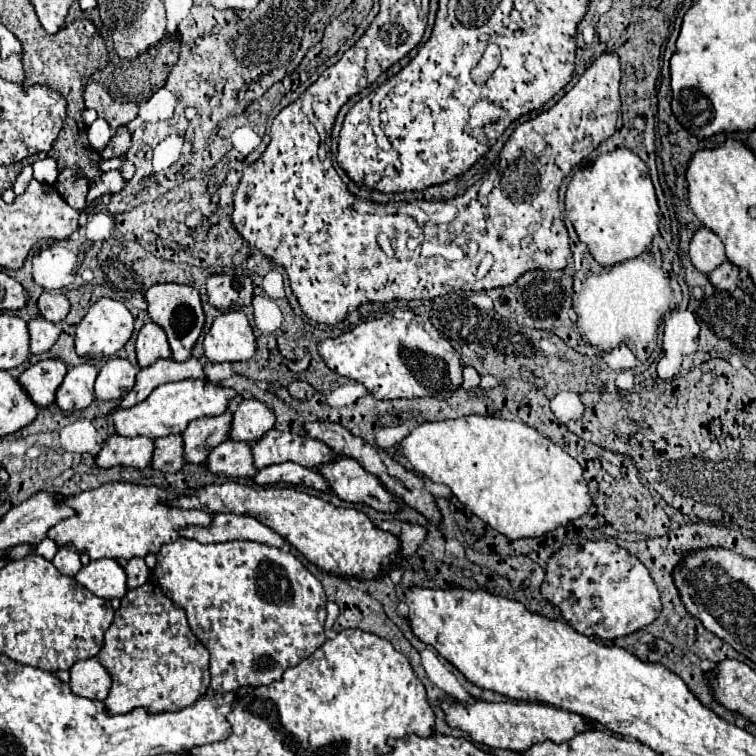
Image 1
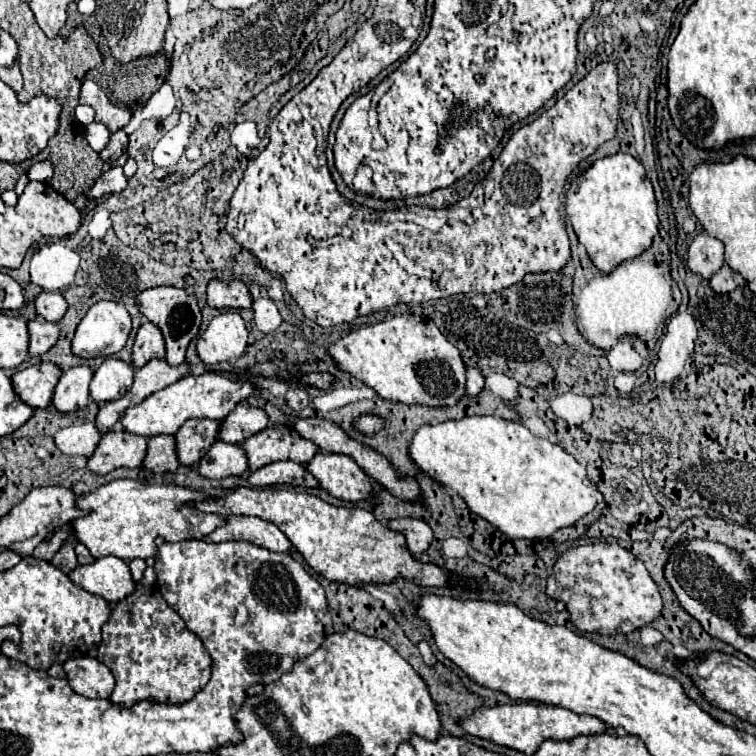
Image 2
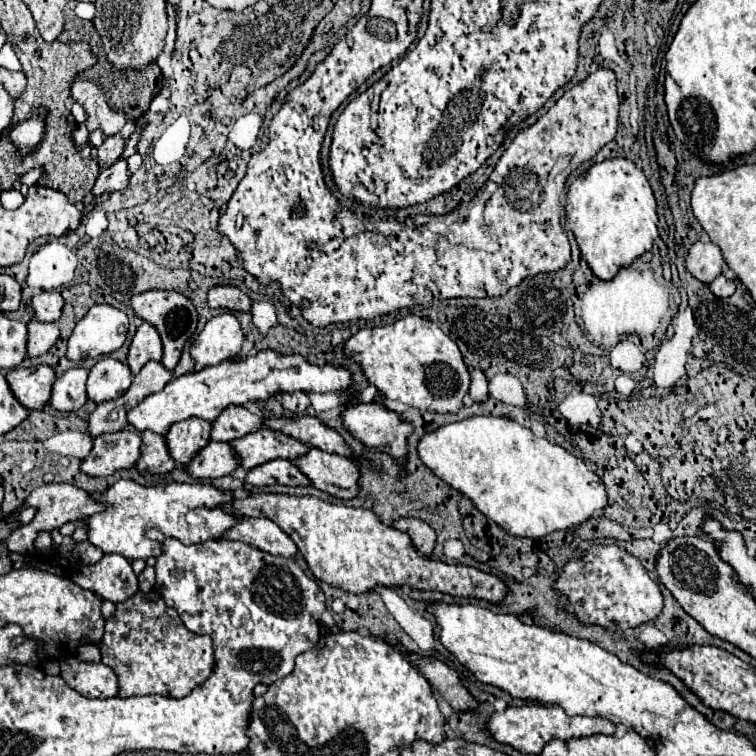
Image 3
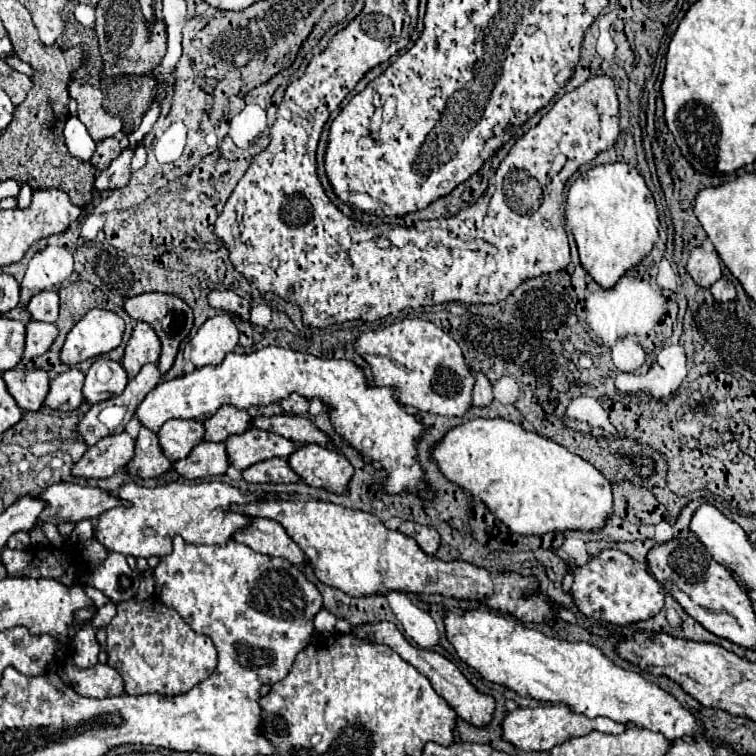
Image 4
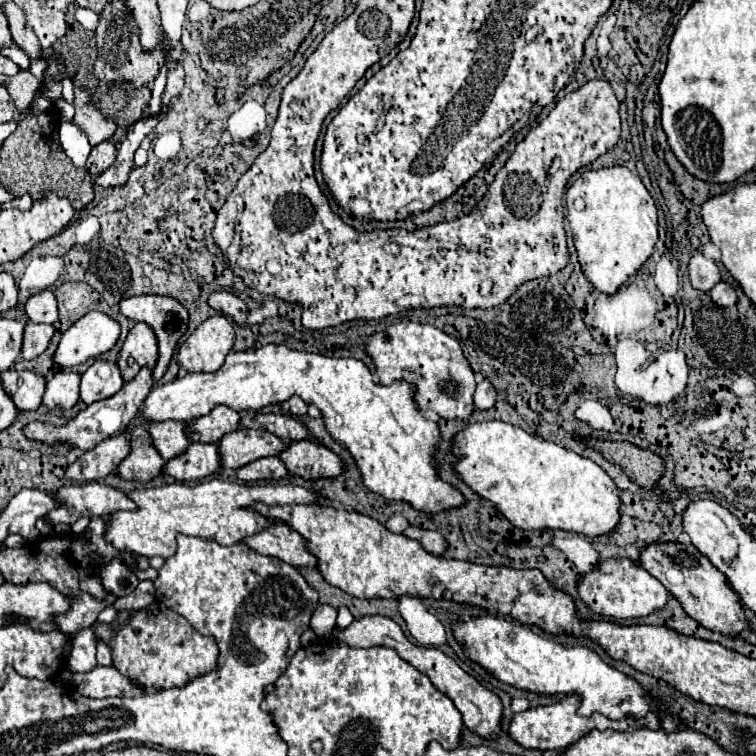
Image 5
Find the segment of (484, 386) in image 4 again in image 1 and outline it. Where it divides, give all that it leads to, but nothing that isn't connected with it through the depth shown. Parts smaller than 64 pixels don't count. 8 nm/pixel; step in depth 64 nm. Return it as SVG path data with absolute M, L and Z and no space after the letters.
M464 366L464 382L462 382L462 388L464 390L474 390L478 386L480 386L480 374L472 366Z

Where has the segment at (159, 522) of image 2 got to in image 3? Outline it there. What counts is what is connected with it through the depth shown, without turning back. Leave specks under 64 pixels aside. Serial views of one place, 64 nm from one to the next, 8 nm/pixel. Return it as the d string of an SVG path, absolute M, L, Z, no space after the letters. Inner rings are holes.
M118 480L110 486L104 494L96 496L98 500L106 502L108 508L98 512L86 520L88 526L88 540L98 546L104 554L122 554L128 560L136 558L150 558L160 556L164 550L160 542L150 540L144 536L146 528L158 528L166 538L178 538L182 544L200 544L206 540L218 540L224 536L232 524L236 524L236 516L226 514L222 506L234 500L232 492L224 492L214 484L164 484L164 486L140 486L134 480ZM194 512L198 516L198 524L190 524L186 516Z

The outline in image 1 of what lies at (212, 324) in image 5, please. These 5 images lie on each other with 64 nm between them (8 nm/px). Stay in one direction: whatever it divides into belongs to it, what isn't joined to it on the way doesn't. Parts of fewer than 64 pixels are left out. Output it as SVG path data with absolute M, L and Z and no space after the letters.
M242 310L220 314L202 342L204 356L210 362L238 362L256 354L256 338Z

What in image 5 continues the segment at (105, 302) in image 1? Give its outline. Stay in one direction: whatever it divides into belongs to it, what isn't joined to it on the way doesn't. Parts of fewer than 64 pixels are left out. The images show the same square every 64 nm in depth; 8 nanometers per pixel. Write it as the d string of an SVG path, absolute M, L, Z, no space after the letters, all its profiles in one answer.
M88 312L74 322L64 334L54 352L54 362L62 368L72 368L90 358L108 352L120 336L116 320L102 312Z

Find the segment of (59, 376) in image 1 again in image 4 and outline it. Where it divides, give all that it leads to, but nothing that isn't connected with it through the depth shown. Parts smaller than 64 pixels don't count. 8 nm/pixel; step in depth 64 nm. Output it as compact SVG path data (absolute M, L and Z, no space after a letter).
M6 370L2 374L8 392L14 396L22 410L40 410L50 388L48 374L44 370Z

